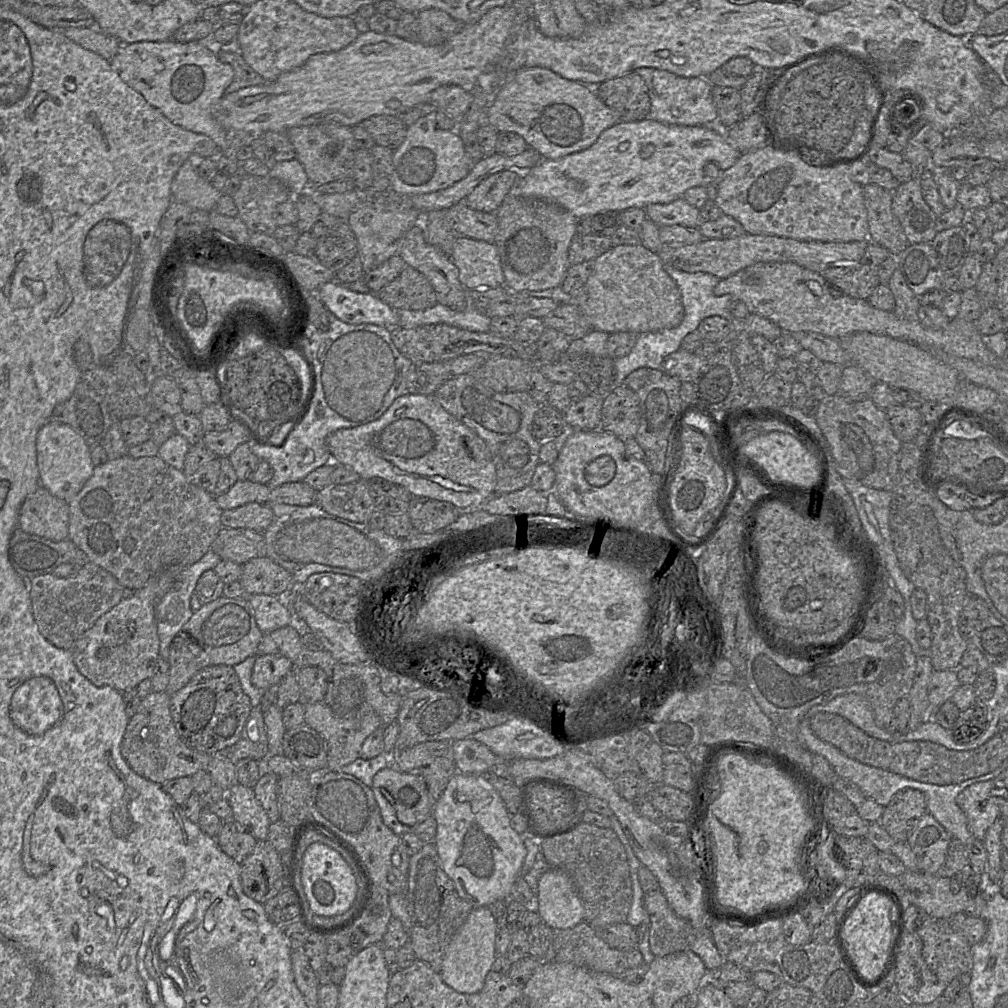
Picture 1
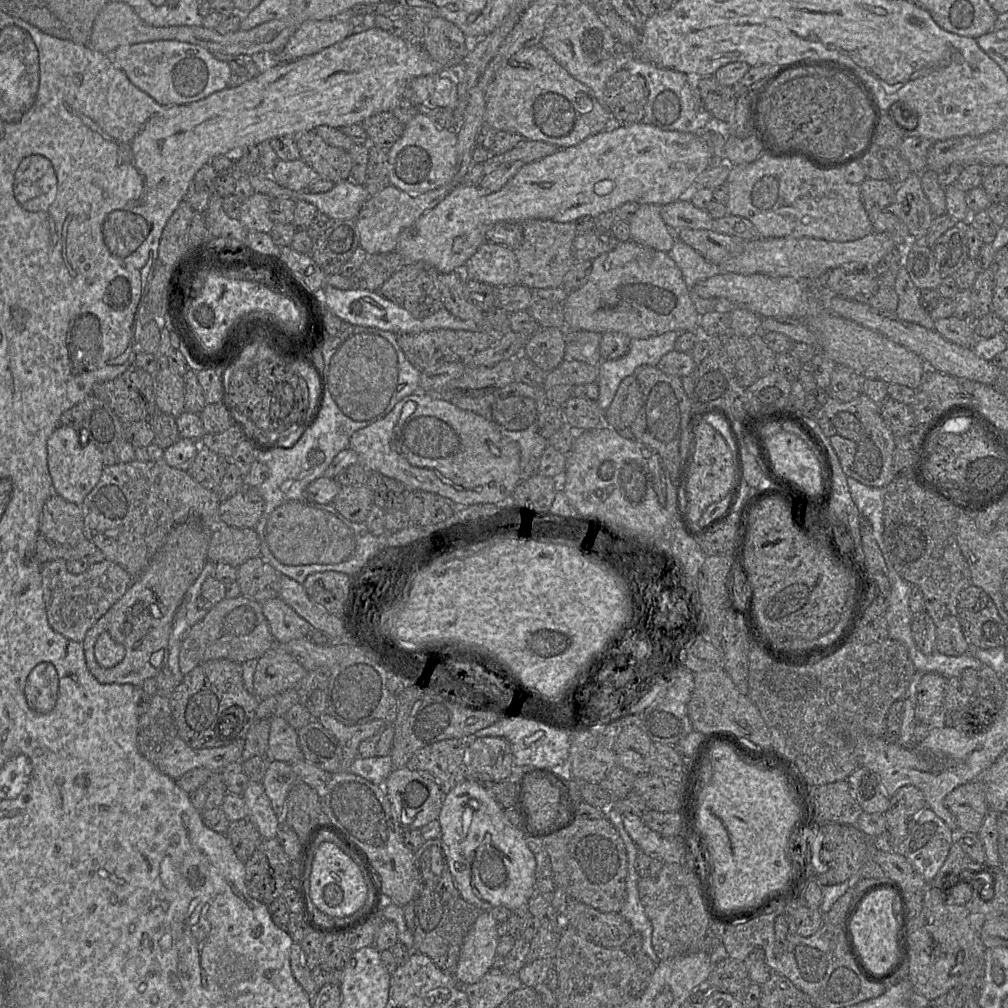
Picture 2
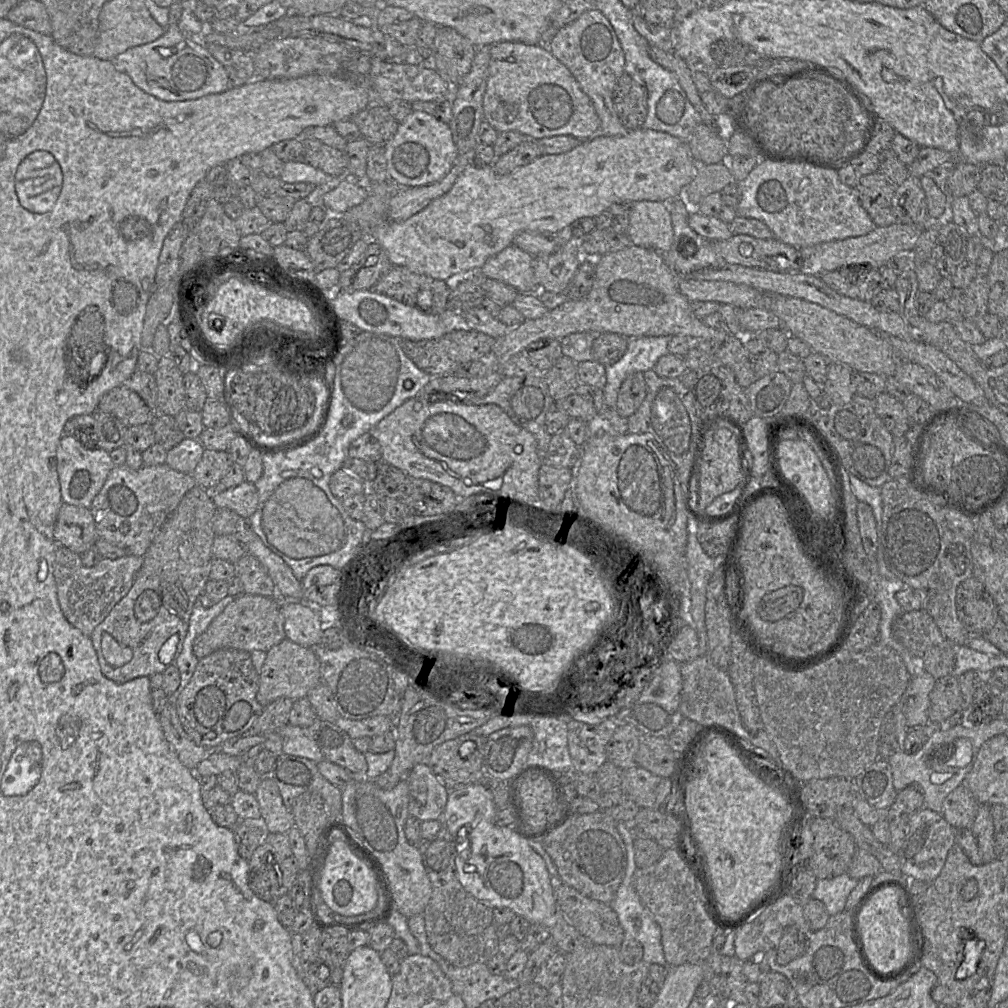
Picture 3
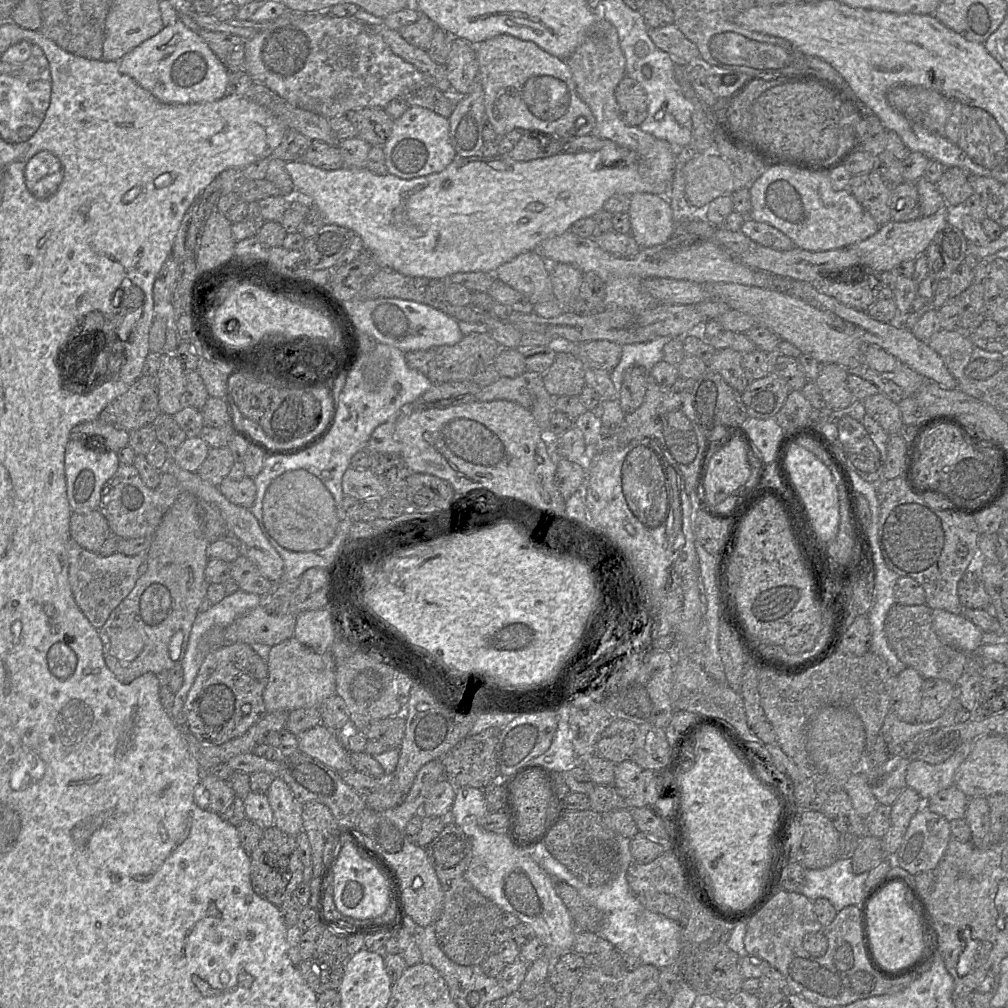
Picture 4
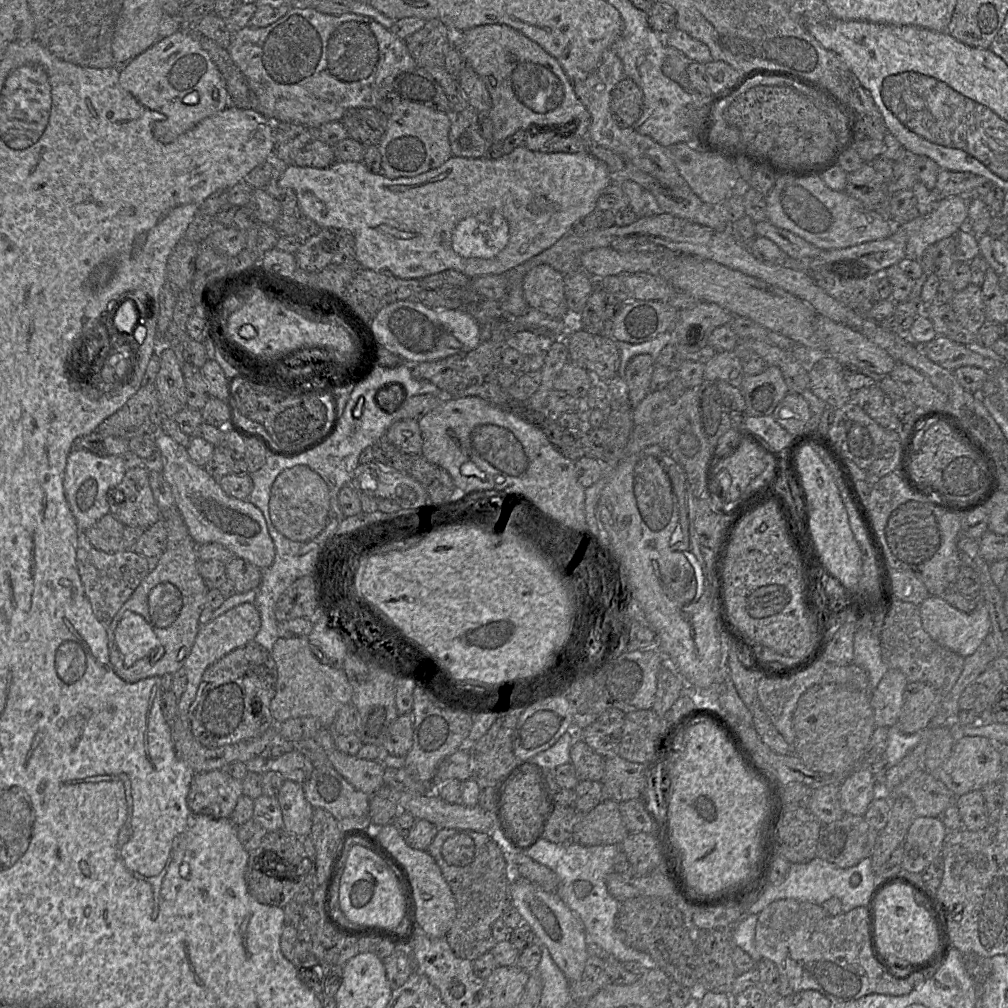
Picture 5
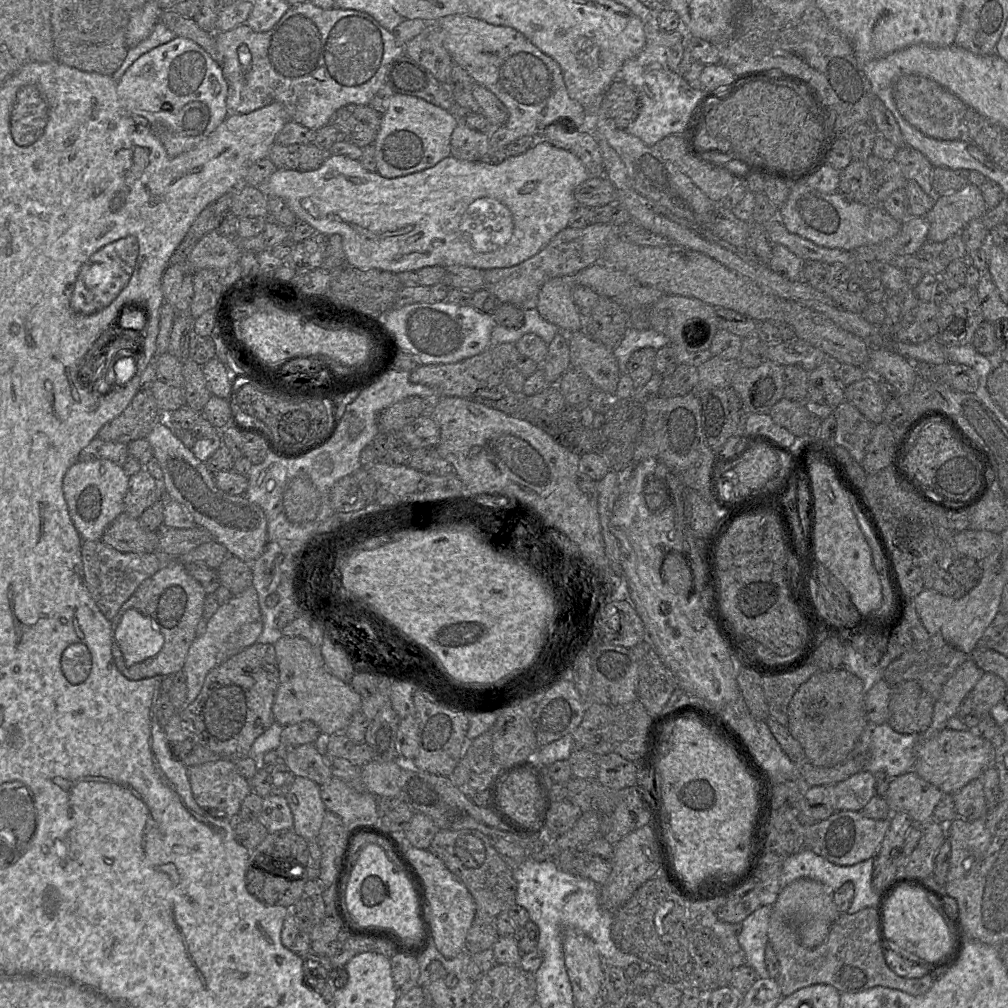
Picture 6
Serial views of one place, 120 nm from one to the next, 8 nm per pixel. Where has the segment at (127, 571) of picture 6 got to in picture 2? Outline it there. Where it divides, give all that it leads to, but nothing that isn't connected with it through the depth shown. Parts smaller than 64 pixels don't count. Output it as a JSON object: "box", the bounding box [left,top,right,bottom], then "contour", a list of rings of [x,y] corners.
{"box":[41,559,134,643],"contour":[[[64,559],[49,561],[41,565],[41,576],[49,625],[67,639],[80,643],[87,631],[125,594],[134,580],[123,567],[107,559],[91,564],[81,574],[70,573]]]}

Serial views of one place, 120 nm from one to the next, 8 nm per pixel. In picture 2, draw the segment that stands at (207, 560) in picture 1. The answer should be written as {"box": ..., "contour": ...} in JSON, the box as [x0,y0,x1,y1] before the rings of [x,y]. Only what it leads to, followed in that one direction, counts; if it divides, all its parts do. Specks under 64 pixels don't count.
{"box":[167,561,215,683],"contour":[[[207,561],[202,572],[195,582],[189,587],[184,595],[182,603],[178,607],[172,625],[172,631],[168,641],[168,660],[167,666],[172,671],[176,683],[183,680],[183,673],[179,667],[179,653],[181,644],[196,623],[201,621],[209,609],[200,609],[197,606],[197,599],[201,595],[201,587],[203,582],[213,576],[215,563]]]}

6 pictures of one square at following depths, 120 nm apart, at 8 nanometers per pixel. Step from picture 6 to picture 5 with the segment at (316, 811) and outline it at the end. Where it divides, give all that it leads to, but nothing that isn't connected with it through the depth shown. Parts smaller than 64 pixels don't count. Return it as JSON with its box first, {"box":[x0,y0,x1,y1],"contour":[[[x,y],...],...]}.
{"box":[276,780,314,837],"contour":[[[284,780],[276,798],[282,813],[283,829],[297,837],[309,837],[314,809],[305,798],[302,784]]]}

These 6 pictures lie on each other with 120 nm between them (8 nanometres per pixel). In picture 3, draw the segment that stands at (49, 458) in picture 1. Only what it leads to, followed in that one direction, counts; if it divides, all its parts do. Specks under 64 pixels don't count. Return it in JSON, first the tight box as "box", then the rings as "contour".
{"box":[57,436,114,508],"contour":[[[62,436],[57,448],[57,472],[63,503],[89,508],[114,467],[109,452],[85,448],[75,436]]]}

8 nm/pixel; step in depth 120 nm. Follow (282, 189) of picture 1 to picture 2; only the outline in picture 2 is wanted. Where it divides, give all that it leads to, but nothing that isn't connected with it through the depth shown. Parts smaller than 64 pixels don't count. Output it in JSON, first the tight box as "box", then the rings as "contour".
{"box":[240,192,274,233],"contour":[[[255,192],[241,204],[240,222],[247,231],[269,233],[274,222],[269,218],[271,198],[265,194]]]}

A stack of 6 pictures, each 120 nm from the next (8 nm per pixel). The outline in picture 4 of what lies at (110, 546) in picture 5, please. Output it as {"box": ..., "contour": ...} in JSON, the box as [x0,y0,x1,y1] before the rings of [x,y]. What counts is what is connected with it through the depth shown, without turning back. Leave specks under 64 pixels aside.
{"box":[70,510,112,553],"contour":[[[98,510],[73,513],[70,517],[70,537],[84,549],[98,553],[103,543],[112,535],[109,524]]]}

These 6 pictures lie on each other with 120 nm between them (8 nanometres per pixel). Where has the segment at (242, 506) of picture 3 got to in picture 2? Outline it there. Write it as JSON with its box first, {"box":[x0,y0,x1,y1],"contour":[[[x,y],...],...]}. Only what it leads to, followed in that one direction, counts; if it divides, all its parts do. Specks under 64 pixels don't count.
{"box":[219,487,264,528],"contour":[[[246,487],[233,497],[223,500],[219,507],[220,524],[238,528],[255,528],[264,511],[264,500],[257,488]]]}

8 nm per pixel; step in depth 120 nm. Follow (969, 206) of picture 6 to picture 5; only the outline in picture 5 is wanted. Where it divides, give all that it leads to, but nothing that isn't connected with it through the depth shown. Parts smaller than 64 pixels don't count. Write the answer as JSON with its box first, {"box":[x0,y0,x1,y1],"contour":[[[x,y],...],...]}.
{"box":[895,196,972,260],"contour":[[[972,196],[941,198],[929,213],[895,226],[906,234],[906,260],[919,260],[928,246],[954,236],[966,226],[969,199]]]}

